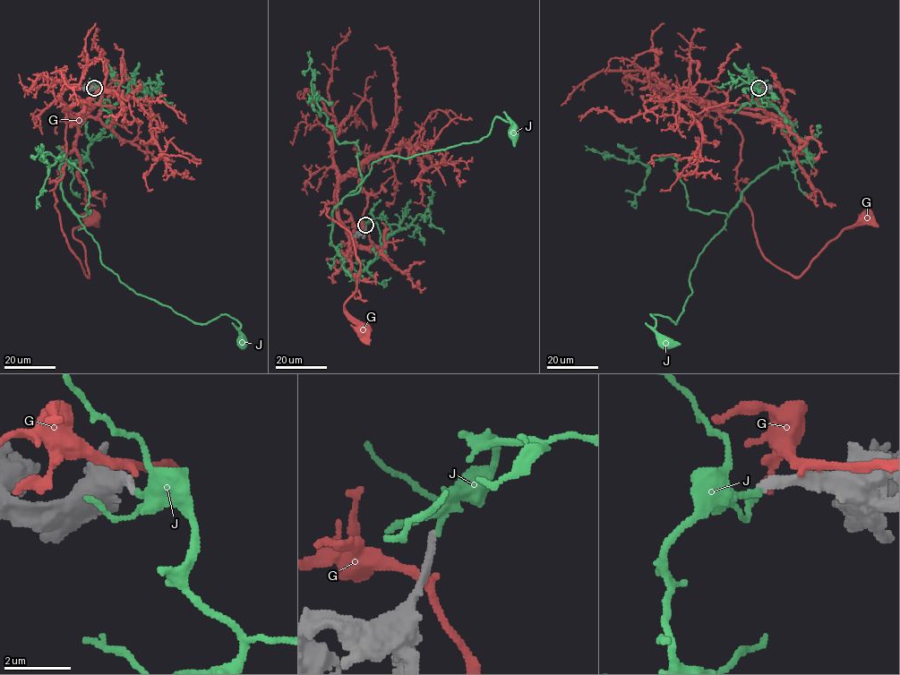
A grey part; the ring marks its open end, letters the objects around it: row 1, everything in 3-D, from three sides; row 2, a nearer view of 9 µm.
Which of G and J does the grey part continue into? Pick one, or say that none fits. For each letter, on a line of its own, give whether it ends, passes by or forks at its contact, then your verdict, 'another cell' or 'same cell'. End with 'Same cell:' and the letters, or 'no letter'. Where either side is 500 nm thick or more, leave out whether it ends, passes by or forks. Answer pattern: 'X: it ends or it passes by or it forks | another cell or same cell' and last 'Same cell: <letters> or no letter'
G: it passes by | another cell
J: it passes by | another cell
Same cell: no letter

